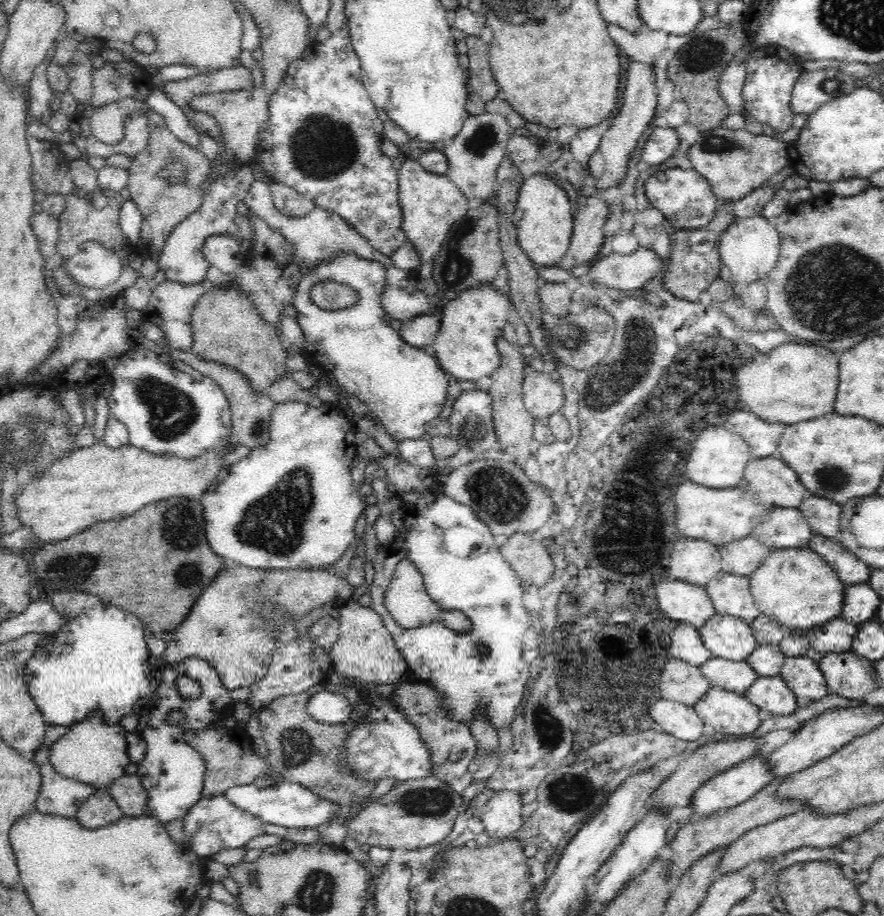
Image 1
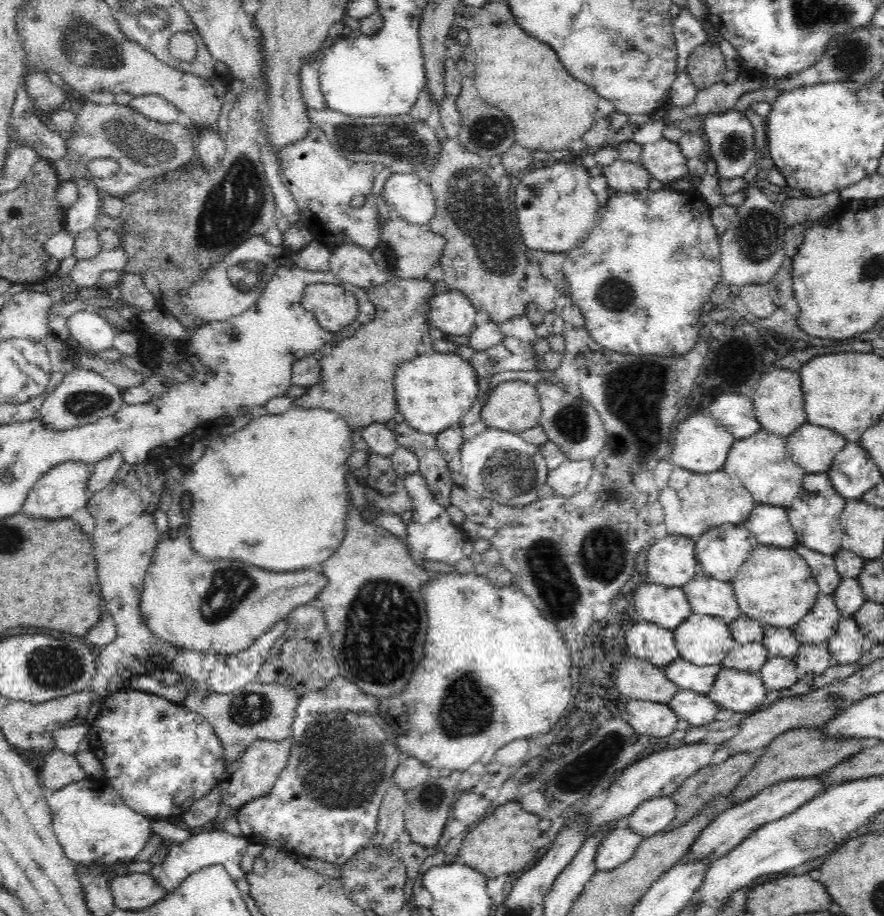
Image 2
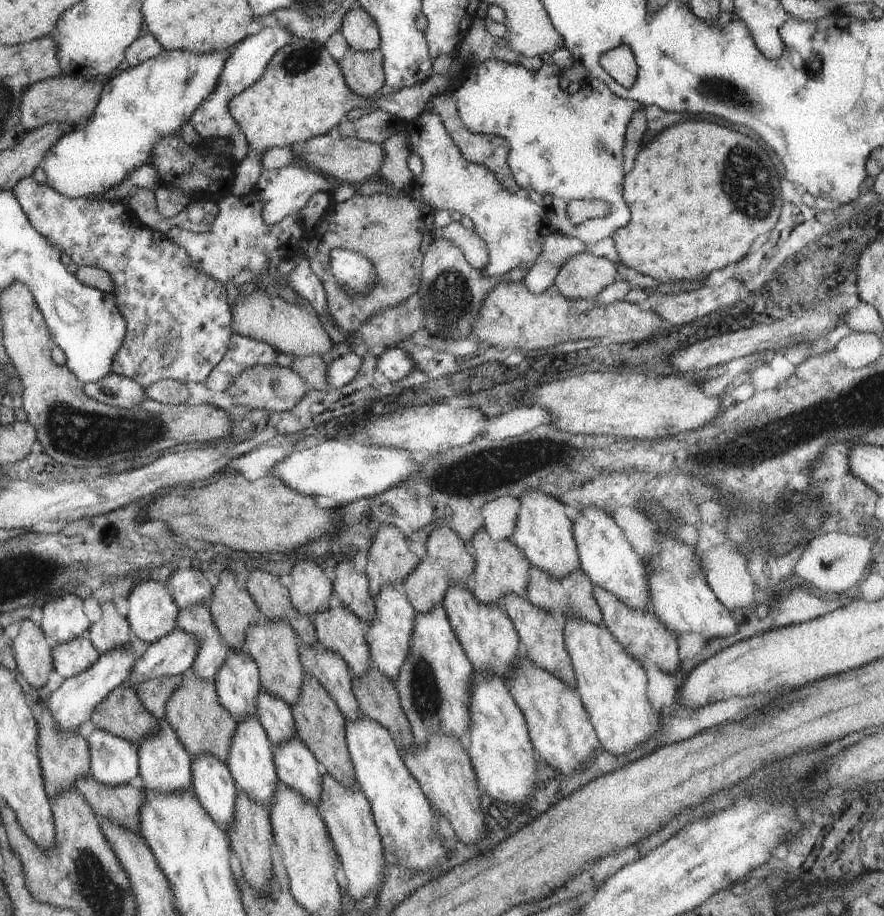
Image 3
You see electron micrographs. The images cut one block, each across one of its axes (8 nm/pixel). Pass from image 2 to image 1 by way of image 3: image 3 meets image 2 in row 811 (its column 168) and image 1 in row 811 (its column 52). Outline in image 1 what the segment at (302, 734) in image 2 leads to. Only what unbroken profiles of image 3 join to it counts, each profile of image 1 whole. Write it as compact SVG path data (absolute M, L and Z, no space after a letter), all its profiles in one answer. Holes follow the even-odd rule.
M224 794L212 796L198 800L188 810L188 814L183 818L183 844L188 849L200 855L204 860L210 858L214 853L228 848L242 848L246 846L252 838L263 834L276 834L282 839L290 838L295 843L321 843L317 841L317 836L320 828L294 828L292 831L285 827L278 827L260 821L258 818L252 816L250 813L243 812L236 805L233 804Z

